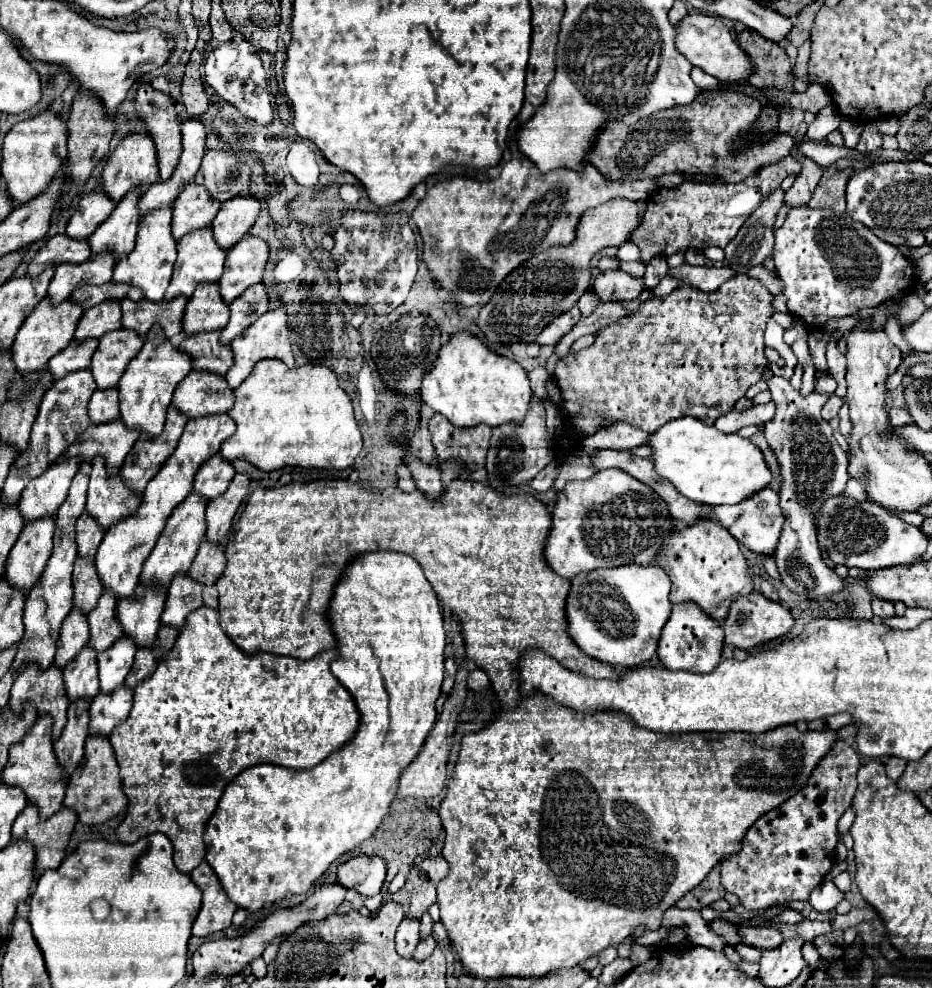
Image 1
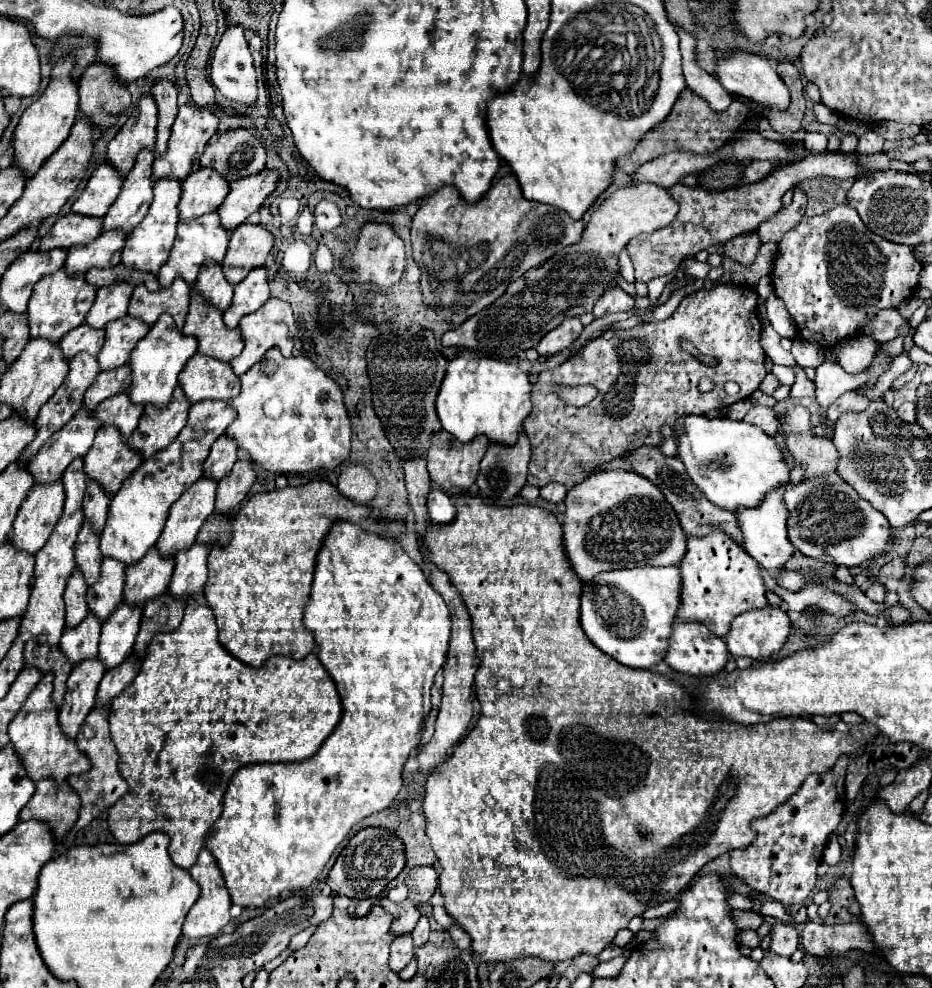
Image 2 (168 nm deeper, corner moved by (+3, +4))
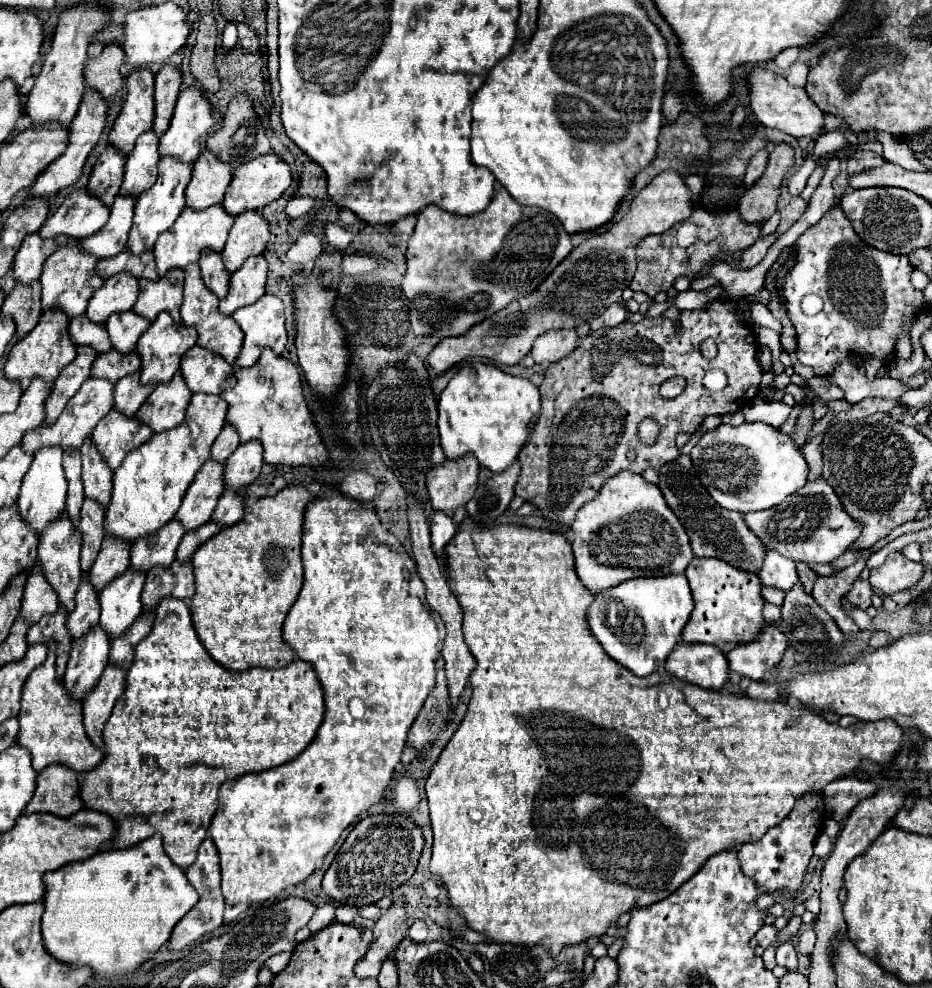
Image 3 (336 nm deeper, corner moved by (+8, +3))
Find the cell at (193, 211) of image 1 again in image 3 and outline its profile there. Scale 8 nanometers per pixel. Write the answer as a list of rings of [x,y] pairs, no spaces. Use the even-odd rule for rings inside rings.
[[[204,150],[192,168],[192,180],[186,188],[186,206],[204,210],[212,204],[222,204],[222,196],[232,180],[232,168],[220,164],[212,152]]]

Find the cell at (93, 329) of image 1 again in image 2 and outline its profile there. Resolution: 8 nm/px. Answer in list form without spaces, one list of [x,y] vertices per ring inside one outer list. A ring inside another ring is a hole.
[[[125,281],[101,287],[91,311],[87,313],[85,323],[95,329],[103,329],[109,321],[125,317],[131,295],[133,295],[133,285]]]

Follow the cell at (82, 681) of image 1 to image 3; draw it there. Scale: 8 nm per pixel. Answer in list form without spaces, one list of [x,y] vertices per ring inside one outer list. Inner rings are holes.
[[[84,576],[82,584],[76,592],[76,610],[72,614],[68,614],[68,620],[66,620],[66,628],[72,636],[72,640],[78,640],[84,634],[88,634],[98,624],[98,616],[100,616],[98,596]]]

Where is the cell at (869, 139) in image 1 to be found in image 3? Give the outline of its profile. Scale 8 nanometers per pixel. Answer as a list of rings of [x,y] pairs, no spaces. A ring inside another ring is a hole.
[[[856,150],[848,160],[846,160],[846,170],[848,170],[848,174],[852,174],[852,172],[860,172],[860,170],[864,170],[864,168],[872,168],[872,166],[880,166],[884,162],[884,158],[882,156],[878,156],[876,152],[872,152],[872,150]]]

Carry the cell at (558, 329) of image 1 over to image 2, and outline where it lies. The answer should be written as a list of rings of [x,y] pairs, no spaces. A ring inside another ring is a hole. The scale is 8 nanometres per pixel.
[[[565,319],[565,323],[561,323],[557,329],[549,331],[535,349],[539,351],[541,357],[557,355],[563,349],[569,349],[573,345],[573,341],[581,335],[581,331],[583,331],[583,325],[579,319]]]

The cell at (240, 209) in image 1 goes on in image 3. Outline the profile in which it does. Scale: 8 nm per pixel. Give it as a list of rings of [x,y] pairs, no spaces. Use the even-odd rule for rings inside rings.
[[[272,152],[258,156],[256,160],[252,160],[250,164],[244,164],[244,168],[238,168],[234,172],[234,178],[224,194],[222,206],[230,216],[238,216],[244,210],[260,210],[266,204],[278,200],[284,194],[284,190],[290,186],[290,182],[292,182],[292,176],[290,176],[290,170],[284,160],[280,160]]]

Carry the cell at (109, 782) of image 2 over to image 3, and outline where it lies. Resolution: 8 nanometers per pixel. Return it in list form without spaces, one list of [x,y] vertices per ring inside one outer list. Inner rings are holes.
[[[106,668],[96,688],[82,702],[86,734],[90,742],[102,752],[106,752],[106,744],[102,740],[102,728],[112,712],[116,698],[124,692],[124,680],[126,672],[120,672],[120,668]]]

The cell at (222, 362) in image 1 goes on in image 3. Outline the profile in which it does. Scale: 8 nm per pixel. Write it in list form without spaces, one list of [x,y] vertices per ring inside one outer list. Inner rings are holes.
[[[192,264],[192,268],[186,268],[186,280],[184,280],[184,302],[182,302],[182,322],[186,326],[194,326],[198,330],[198,344],[214,354],[220,354],[228,364],[234,364],[240,348],[242,348],[242,330],[232,320],[232,316],[224,316],[218,312],[218,298],[204,286],[200,278],[198,264]]]

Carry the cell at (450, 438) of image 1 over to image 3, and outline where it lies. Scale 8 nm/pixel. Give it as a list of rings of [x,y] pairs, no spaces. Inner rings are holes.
[[[472,454],[456,460],[444,460],[444,464],[432,468],[426,476],[426,490],[432,508],[452,516],[456,508],[466,506],[476,492],[478,470],[478,460]]]

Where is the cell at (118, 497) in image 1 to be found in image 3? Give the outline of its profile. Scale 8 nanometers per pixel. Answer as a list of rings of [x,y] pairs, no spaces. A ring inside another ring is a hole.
[[[110,410],[108,416],[100,420],[100,424],[92,432],[92,444],[96,446],[102,460],[112,468],[112,472],[122,464],[122,460],[150,440],[148,428],[144,424],[136,424],[136,420],[128,420],[120,416],[120,412]]]

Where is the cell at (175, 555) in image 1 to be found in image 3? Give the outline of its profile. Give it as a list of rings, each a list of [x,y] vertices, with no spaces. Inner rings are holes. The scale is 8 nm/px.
[[[208,460],[196,474],[196,480],[190,484],[186,496],[182,498],[184,502],[174,516],[174,520],[178,520],[186,532],[196,530],[210,520],[216,502],[224,492],[224,484],[220,480],[222,470],[224,468],[220,464]]]

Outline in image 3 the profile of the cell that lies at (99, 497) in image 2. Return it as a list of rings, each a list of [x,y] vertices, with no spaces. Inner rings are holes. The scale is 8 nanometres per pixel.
[[[90,438],[84,442],[82,452],[82,482],[84,482],[84,494],[86,498],[108,506],[112,496],[112,470],[104,466],[104,460],[100,460],[100,454],[96,448],[92,448]]]

